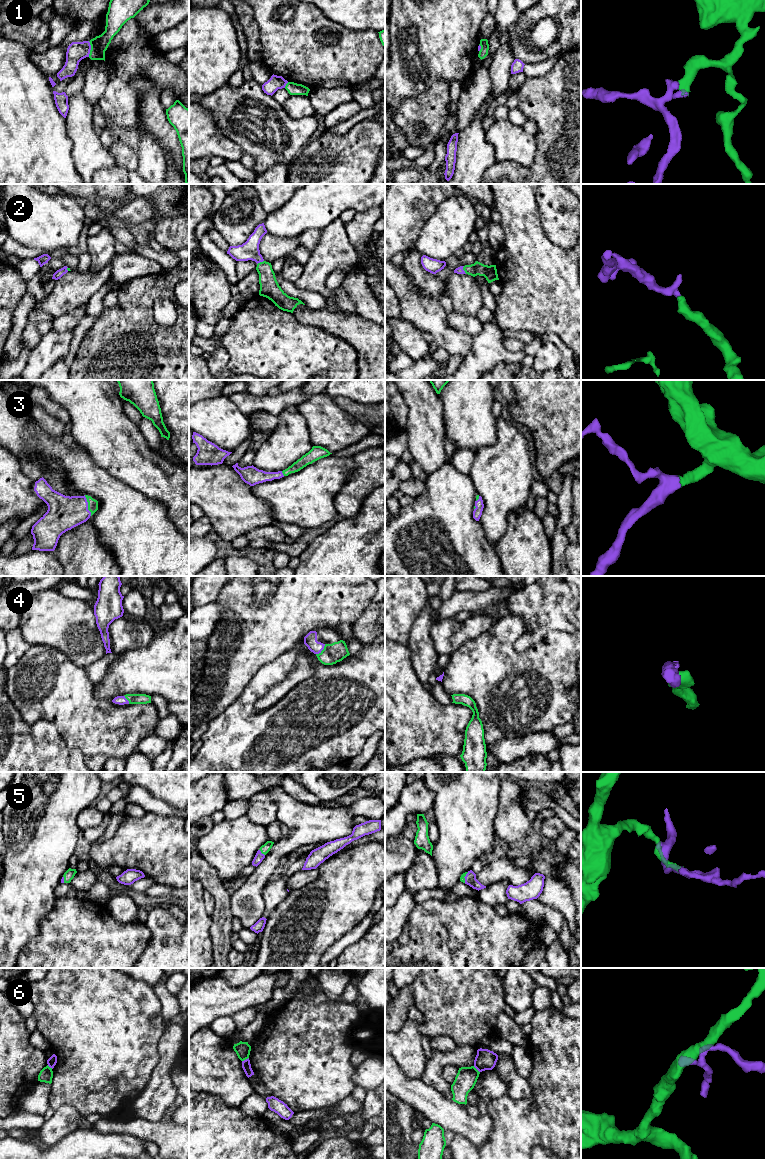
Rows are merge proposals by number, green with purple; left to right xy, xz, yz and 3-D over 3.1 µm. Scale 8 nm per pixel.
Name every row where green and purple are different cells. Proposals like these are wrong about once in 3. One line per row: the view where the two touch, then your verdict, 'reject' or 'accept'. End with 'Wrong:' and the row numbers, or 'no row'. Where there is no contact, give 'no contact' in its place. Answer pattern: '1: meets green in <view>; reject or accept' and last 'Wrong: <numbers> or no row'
1: meets green in xy; reject
2: meets green in yz; accept
3: meets green in xy; accept
4: meets green in xz; accept
5: meets green in xz; accept
6: meets green in xz; reject
Wrong: 1, 6

